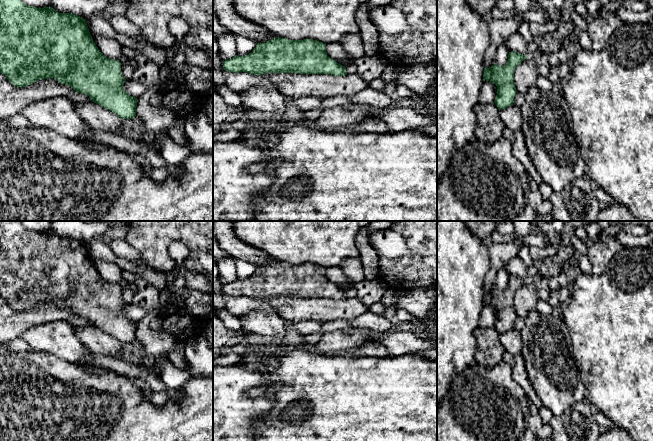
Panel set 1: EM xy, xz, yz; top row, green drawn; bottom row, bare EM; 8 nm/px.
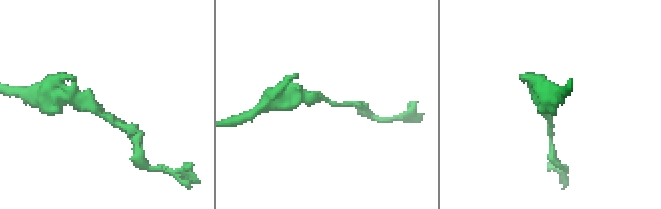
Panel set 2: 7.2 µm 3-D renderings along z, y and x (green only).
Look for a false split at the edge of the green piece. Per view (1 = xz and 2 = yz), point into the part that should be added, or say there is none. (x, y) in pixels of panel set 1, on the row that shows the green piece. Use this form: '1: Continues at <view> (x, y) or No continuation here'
1: No continuation here
2: No continuation here

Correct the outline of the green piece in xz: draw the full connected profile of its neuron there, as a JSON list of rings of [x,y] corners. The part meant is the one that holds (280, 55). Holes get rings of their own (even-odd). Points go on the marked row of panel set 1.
[[[281,37],[258,43],[248,55],[236,55],[223,61],[223,68],[228,72],[247,72],[254,75],[266,73],[347,75],[345,66],[327,55],[326,44],[323,42]]]

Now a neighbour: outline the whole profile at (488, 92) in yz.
[[[484,81],[480,90],[480,104],[494,103],[497,95],[497,86],[490,81]]]

